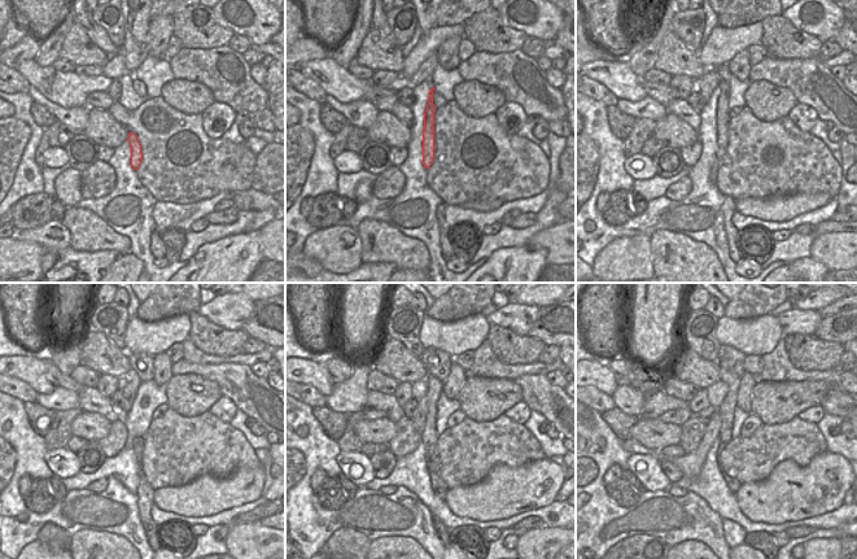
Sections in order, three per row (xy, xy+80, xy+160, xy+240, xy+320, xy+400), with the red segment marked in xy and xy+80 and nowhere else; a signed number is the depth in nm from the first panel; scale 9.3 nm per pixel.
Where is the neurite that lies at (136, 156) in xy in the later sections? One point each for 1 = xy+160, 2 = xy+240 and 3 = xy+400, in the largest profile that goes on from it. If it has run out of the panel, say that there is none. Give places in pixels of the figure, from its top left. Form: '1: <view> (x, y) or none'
1: xy+160 (724, 73)
2: xy+240 (141, 363)
3: xy+400 (729, 358)

